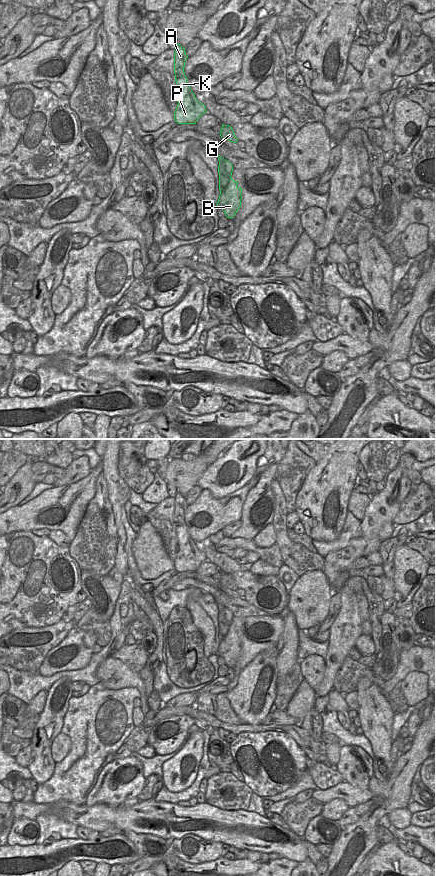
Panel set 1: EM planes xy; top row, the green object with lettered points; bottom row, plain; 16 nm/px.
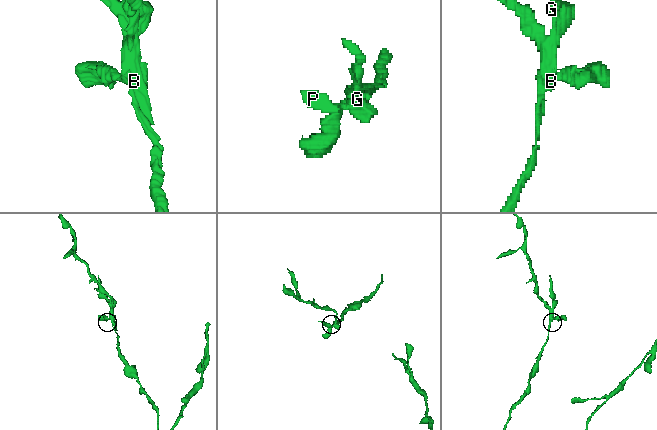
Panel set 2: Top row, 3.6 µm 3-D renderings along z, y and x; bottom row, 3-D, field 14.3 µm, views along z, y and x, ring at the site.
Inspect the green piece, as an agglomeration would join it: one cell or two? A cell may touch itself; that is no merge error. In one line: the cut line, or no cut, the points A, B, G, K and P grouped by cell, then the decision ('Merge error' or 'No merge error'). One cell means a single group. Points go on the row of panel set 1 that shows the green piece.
Split along xy (225, 160), (225, 187), (221, 191). Groups: A G K P / B. Merge error.

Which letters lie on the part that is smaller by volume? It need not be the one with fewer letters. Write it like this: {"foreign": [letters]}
{"foreign": ["A", "G", "K", "P"]}

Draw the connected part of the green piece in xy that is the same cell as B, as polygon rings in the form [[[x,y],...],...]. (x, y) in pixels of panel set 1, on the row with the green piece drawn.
[[[227,160],[224,162],[224,169],[226,171],[226,188],[222,191],[221,165],[218,166],[220,195],[216,207],[218,209],[222,209],[225,212],[225,216],[227,218],[233,218],[241,206],[242,188],[238,188],[238,182],[231,178],[233,166]]]

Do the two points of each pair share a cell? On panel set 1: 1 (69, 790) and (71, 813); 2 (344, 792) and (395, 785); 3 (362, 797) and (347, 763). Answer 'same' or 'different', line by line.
1: different
2: different
3: different

